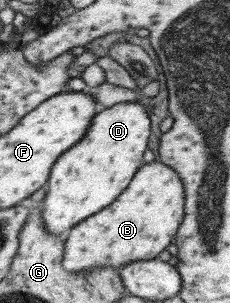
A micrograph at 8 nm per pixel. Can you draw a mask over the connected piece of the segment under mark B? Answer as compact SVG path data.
M160 161L142 162L126 194L93 216L78 222L66 235L65 266L70 271L86 271L108 265L118 269L130 261L157 258L182 222L184 189L176 171Z

